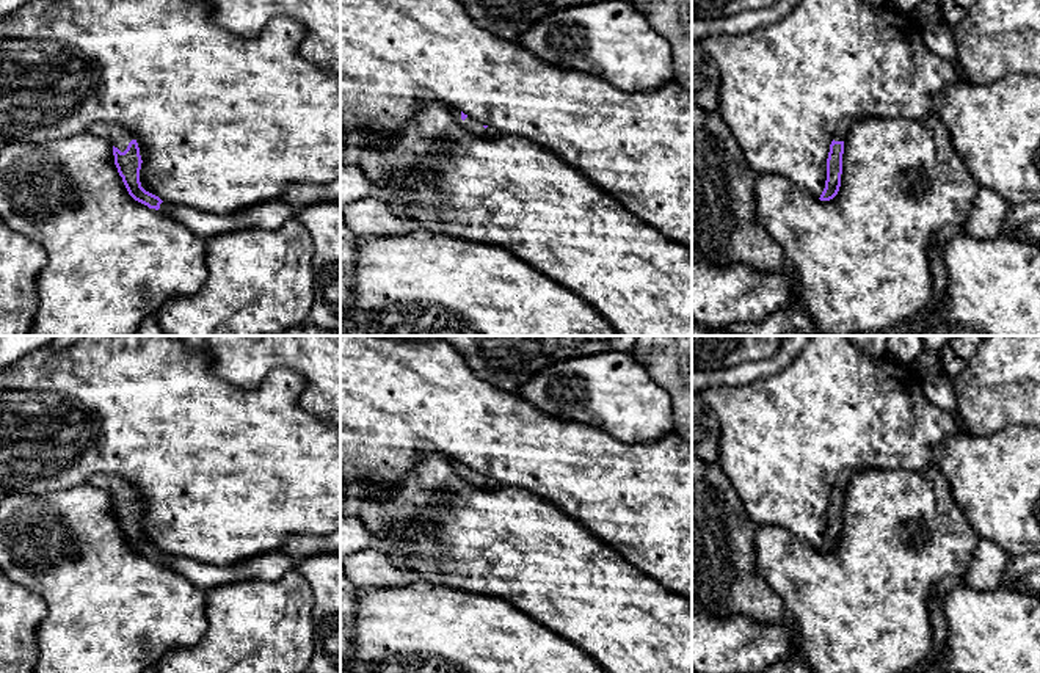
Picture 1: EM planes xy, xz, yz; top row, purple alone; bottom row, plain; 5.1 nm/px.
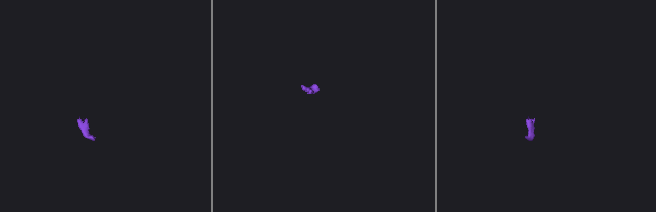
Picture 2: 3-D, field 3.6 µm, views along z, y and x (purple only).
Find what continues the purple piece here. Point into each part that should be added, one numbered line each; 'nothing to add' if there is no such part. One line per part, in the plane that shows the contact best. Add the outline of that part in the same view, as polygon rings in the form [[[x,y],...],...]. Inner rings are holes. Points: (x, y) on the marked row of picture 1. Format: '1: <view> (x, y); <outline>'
1: xy (120, 137); [[[97,122],[89,126],[89,133],[108,140],[115,147],[124,152],[135,136],[119,124],[115,122]]]
2: xy (270, 215); [[[340,179],[326,185],[292,184],[281,198],[234,213],[209,213],[171,202],[162,202],[158,210],[180,220],[191,232],[209,240],[245,227],[275,231],[306,204],[317,202],[340,202]]]

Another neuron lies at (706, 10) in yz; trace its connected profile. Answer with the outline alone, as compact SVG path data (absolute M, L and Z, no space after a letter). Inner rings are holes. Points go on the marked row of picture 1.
M692 0L693 19L720 19L740 14L744 11L755 11L767 8L778 0Z

